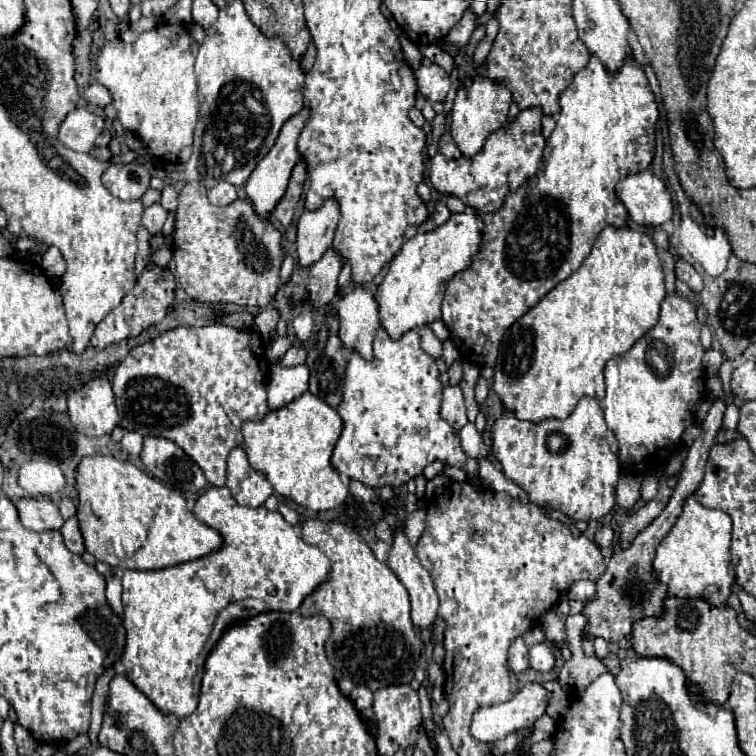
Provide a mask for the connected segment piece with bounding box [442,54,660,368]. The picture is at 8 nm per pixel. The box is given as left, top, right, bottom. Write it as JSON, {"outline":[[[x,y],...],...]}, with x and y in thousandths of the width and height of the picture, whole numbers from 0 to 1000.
{"outline":[[[783,71],[778,87],[767,93],[757,103],[754,114],[741,124],[741,153],[730,180],[722,185],[714,225],[701,241],[688,246],[683,254],[675,254],[661,278],[638,283],[643,294],[638,331],[630,336],[622,357],[603,362],[593,373],[585,402],[585,423],[616,479],[635,487],[653,484],[667,439],[738,373],[765,357],[780,336],[786,317],[802,299],[828,296],[831,280],[817,265],[812,249],[820,235],[833,228],[854,225],[862,217],[868,198],[868,161],[873,156],[870,135],[865,132],[868,124],[836,71],[828,74],[823,90],[815,95],[807,95]]]}

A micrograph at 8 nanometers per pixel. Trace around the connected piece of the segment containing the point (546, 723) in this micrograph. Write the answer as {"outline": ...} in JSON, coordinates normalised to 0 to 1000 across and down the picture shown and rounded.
{"outline":[[[720,944],[717,950],[712,950],[712,952],[706,955],[706,968],[704,968],[704,974],[693,981],[693,995],[698,997],[701,984],[706,984],[706,981],[712,981],[712,979],[728,976],[728,974],[733,971],[733,966],[735,966],[735,955],[733,955],[725,944]]]}

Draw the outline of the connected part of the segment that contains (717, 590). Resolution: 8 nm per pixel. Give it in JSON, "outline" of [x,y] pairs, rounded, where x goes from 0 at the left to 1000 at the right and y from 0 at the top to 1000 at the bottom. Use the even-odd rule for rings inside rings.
{"outline":[[[910,656],[902,680],[894,685],[884,709],[870,720],[862,741],[865,762],[884,778],[884,788],[931,791],[944,802],[958,802],[971,772],[966,709],[968,690],[960,677],[931,672],[918,656]]]}

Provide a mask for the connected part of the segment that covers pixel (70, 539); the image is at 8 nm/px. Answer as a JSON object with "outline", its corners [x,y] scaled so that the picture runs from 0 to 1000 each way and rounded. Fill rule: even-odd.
{"outline":[[[90,685],[90,688],[85,690],[85,696],[82,696],[79,704],[82,704],[85,720],[87,720],[87,725],[90,725],[93,730],[98,730],[98,733],[111,733],[111,730],[114,730],[103,685]]]}

